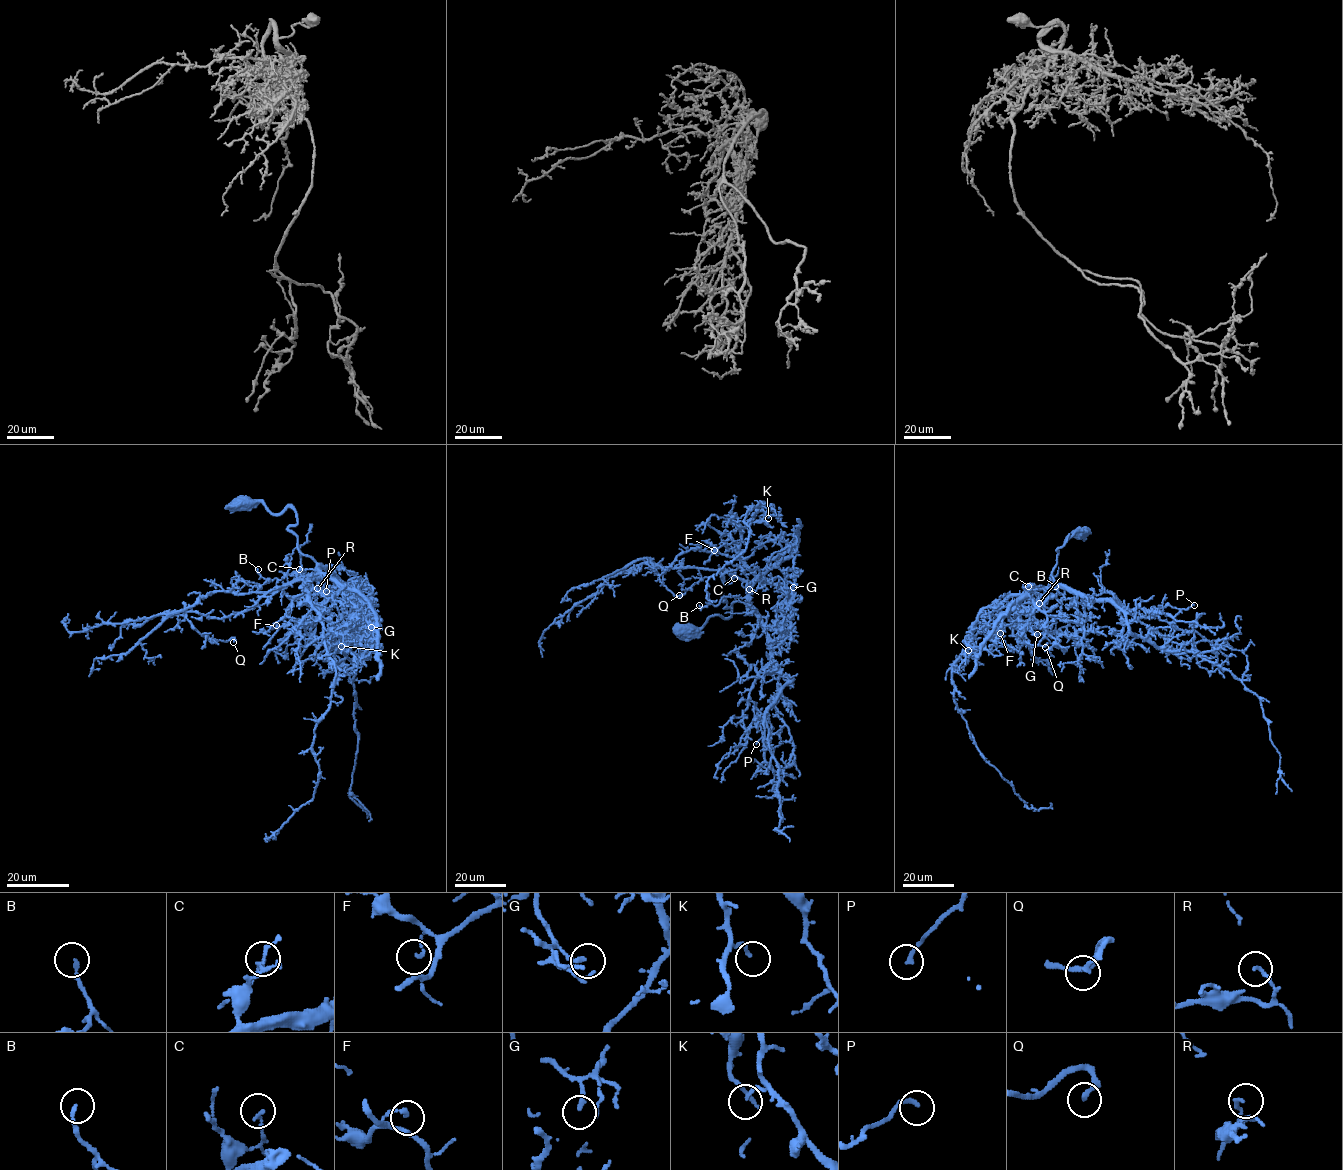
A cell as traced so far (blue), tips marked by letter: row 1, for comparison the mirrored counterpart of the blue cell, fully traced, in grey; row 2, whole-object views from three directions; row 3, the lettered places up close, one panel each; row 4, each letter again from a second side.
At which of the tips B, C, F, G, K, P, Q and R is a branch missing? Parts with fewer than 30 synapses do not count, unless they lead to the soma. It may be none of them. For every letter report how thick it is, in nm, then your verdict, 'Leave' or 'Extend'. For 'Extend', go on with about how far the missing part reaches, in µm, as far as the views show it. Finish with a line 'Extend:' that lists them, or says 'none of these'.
B: Thickness 160 nm. Leave
C: Thickness 150 nm. Leave
F: Thickness 150 nm. Leave
G: Thickness 190 nm. Leave
K: Thickness 110 nm. Leave
P: Thickness 180 nm. Leave
Q: Thickness 200 nm. Leave
R: Thickness 160 nm. Leave
Extend: none of these

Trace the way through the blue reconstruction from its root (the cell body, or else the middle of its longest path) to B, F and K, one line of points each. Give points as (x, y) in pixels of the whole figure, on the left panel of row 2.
B: (241, 506), (261, 502), (273, 514), (290, 506), (297, 523), (288, 529), (316, 563), (281, 580), (258, 569)
F: (241, 506), (261, 502), (273, 514), (290, 506), (297, 548), (325, 577), (312, 578), (290, 620), (276, 625)
K: (241, 506), (295, 511), (288, 529), (325, 577), (308, 582), (308, 600), (343, 635), (341, 646)

